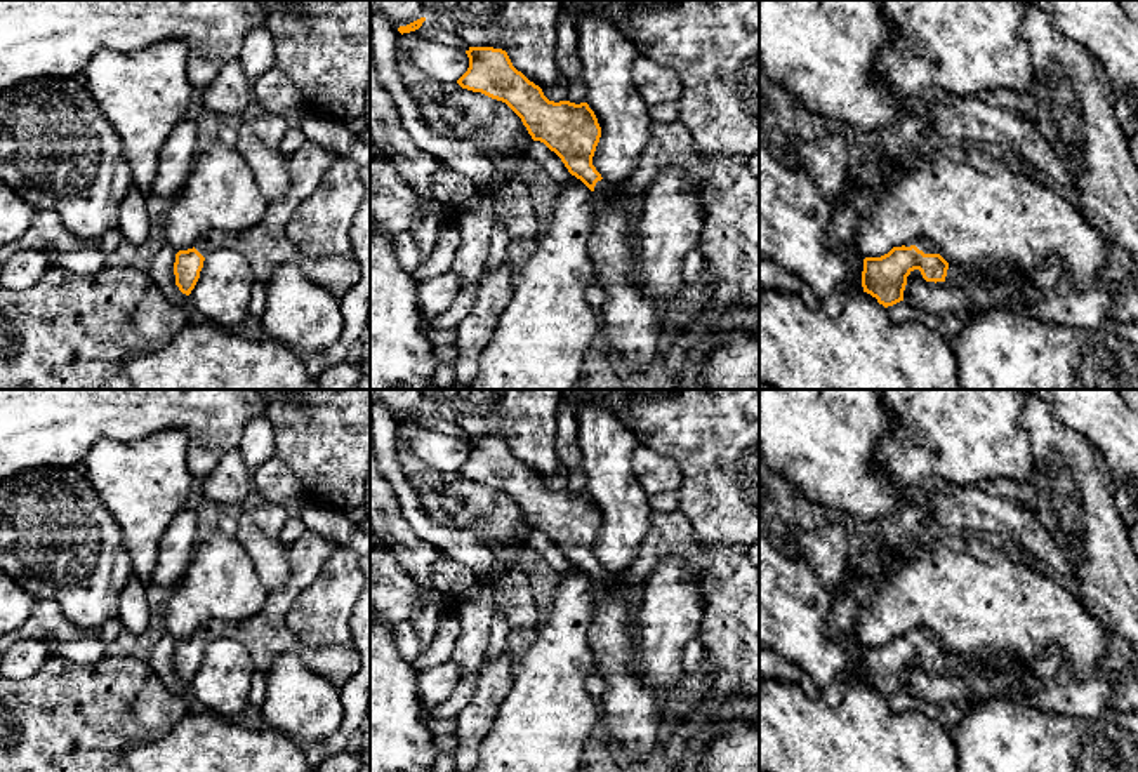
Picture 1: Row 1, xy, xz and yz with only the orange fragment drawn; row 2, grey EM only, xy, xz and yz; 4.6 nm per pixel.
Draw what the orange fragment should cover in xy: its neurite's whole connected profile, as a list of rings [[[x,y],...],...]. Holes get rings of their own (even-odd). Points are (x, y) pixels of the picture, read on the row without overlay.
[[[311,530],[287,546],[288,579],[283,588],[268,593],[264,607],[238,622],[208,621],[193,638],[175,643],[175,675],[186,685],[195,678],[203,650],[219,638],[238,640],[254,657],[261,671],[268,671],[281,656],[301,657],[308,647],[287,626],[287,612],[302,588],[311,584],[323,563],[337,549],[332,539]]]

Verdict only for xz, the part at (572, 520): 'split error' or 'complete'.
split error

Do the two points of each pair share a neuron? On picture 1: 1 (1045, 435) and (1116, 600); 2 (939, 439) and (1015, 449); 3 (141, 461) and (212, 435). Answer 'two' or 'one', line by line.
1: one
2: one
3: two

